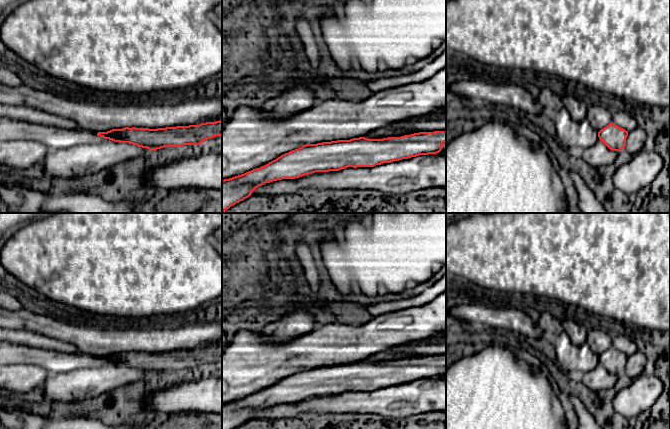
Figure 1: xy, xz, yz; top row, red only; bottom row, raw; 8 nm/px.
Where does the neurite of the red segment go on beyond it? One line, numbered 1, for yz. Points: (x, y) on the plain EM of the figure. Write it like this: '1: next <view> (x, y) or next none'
1: next none

